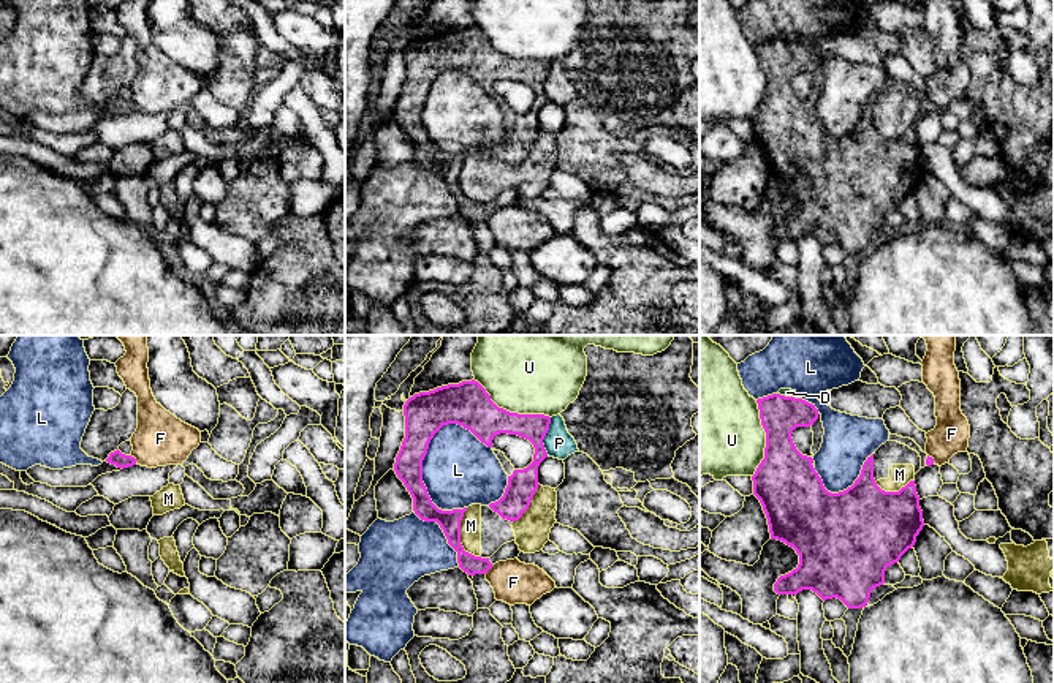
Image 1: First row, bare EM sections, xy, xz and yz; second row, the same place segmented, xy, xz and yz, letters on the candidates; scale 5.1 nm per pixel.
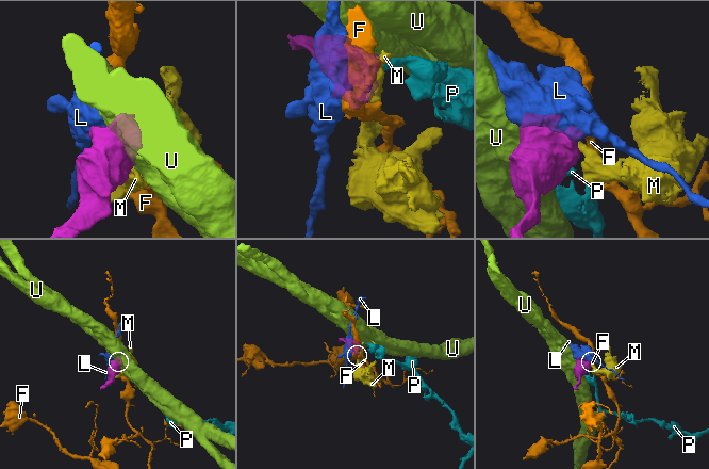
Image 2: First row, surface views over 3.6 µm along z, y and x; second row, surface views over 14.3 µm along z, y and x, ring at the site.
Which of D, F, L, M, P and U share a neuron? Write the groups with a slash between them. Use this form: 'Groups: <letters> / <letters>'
Groups: D / F / L / M / P / U

